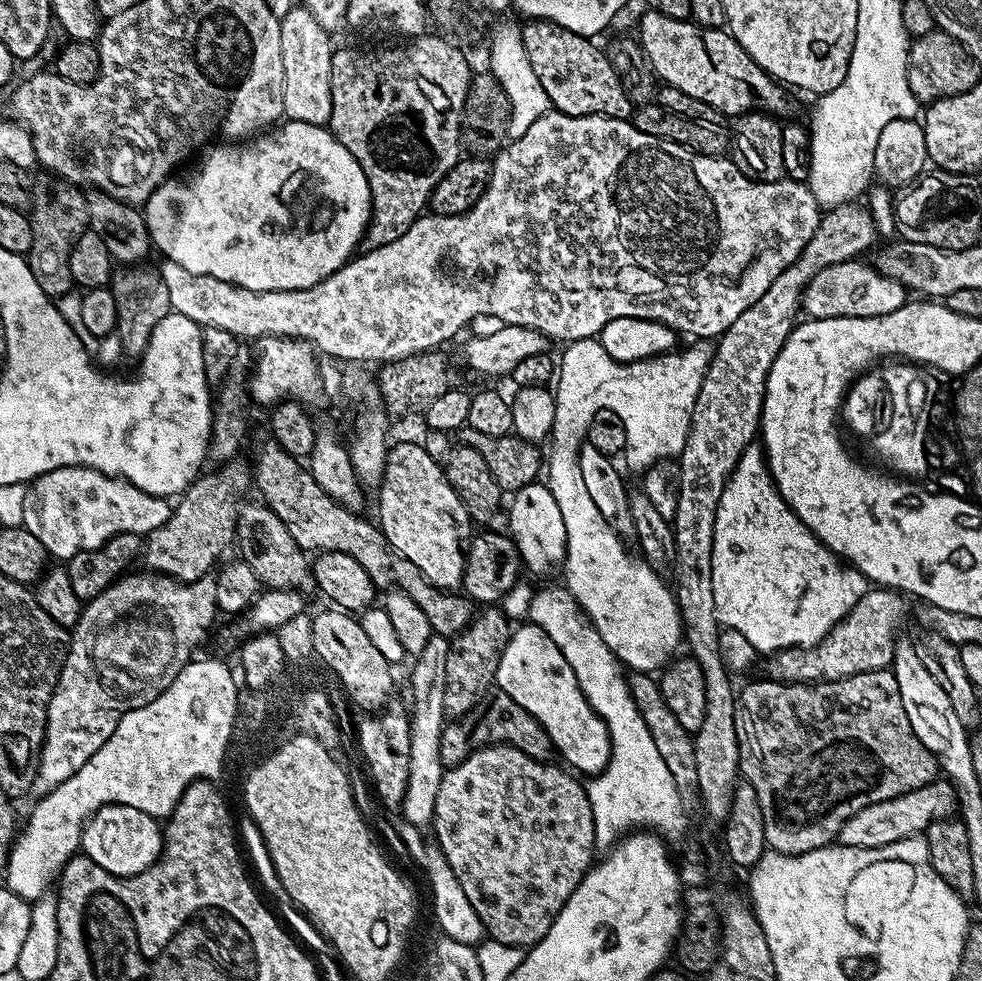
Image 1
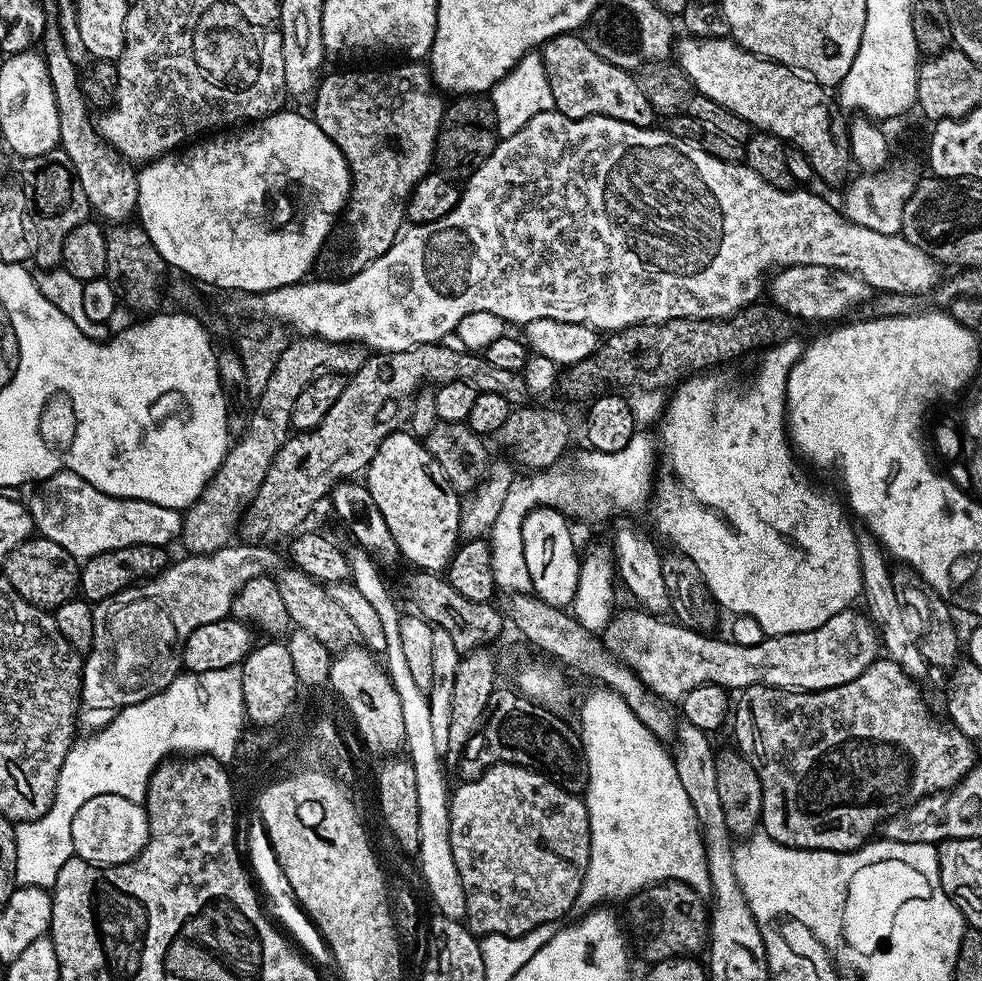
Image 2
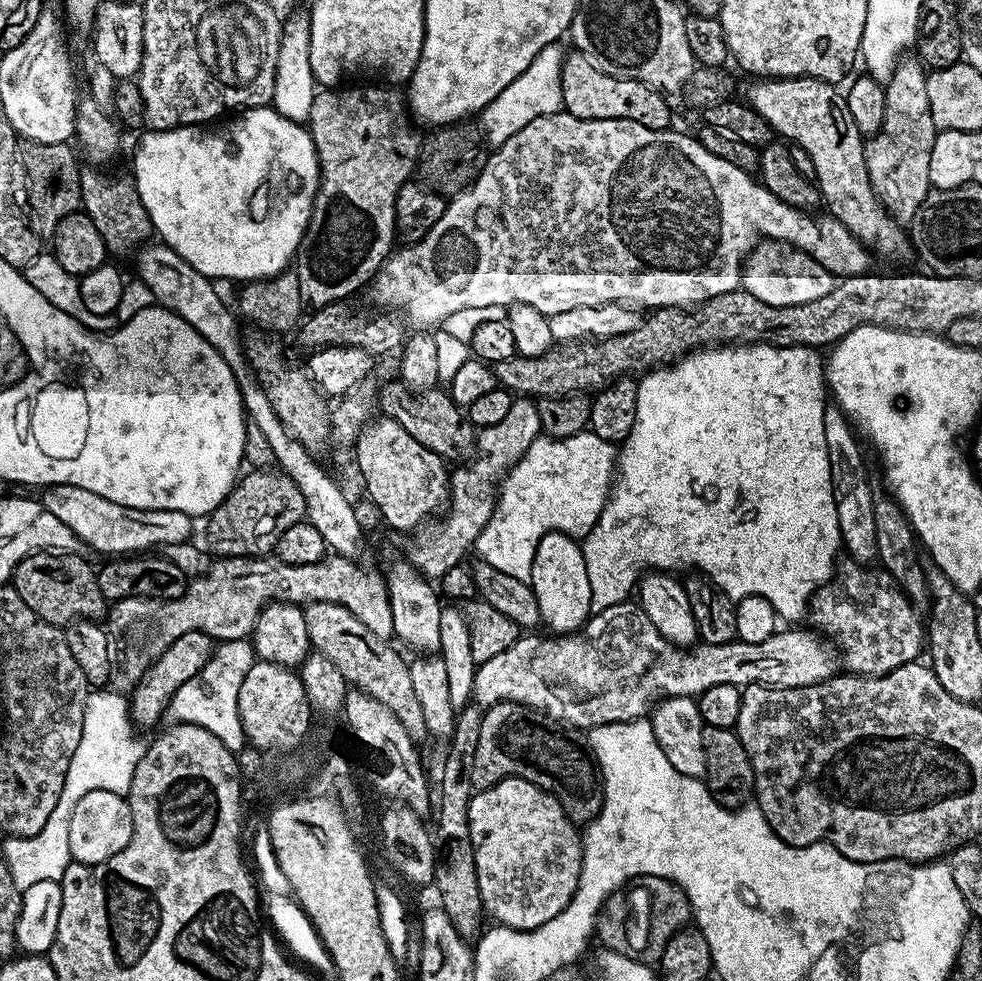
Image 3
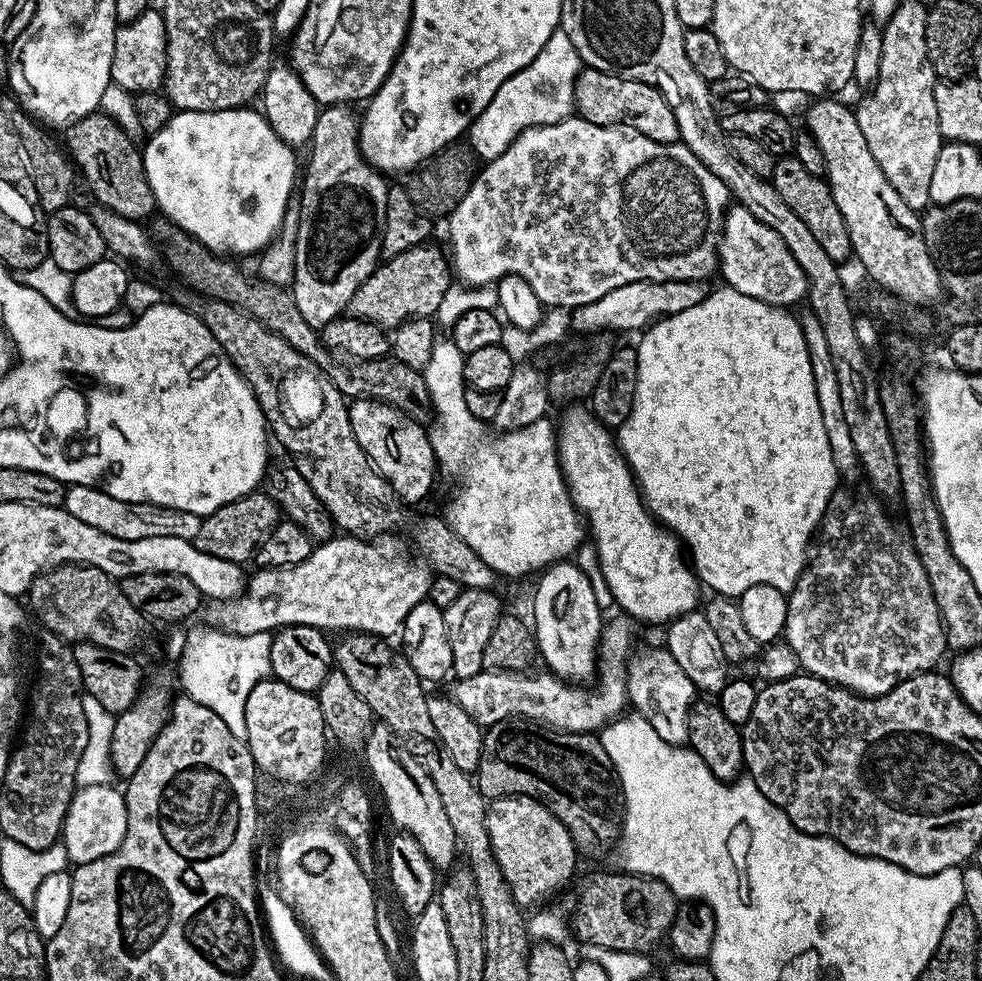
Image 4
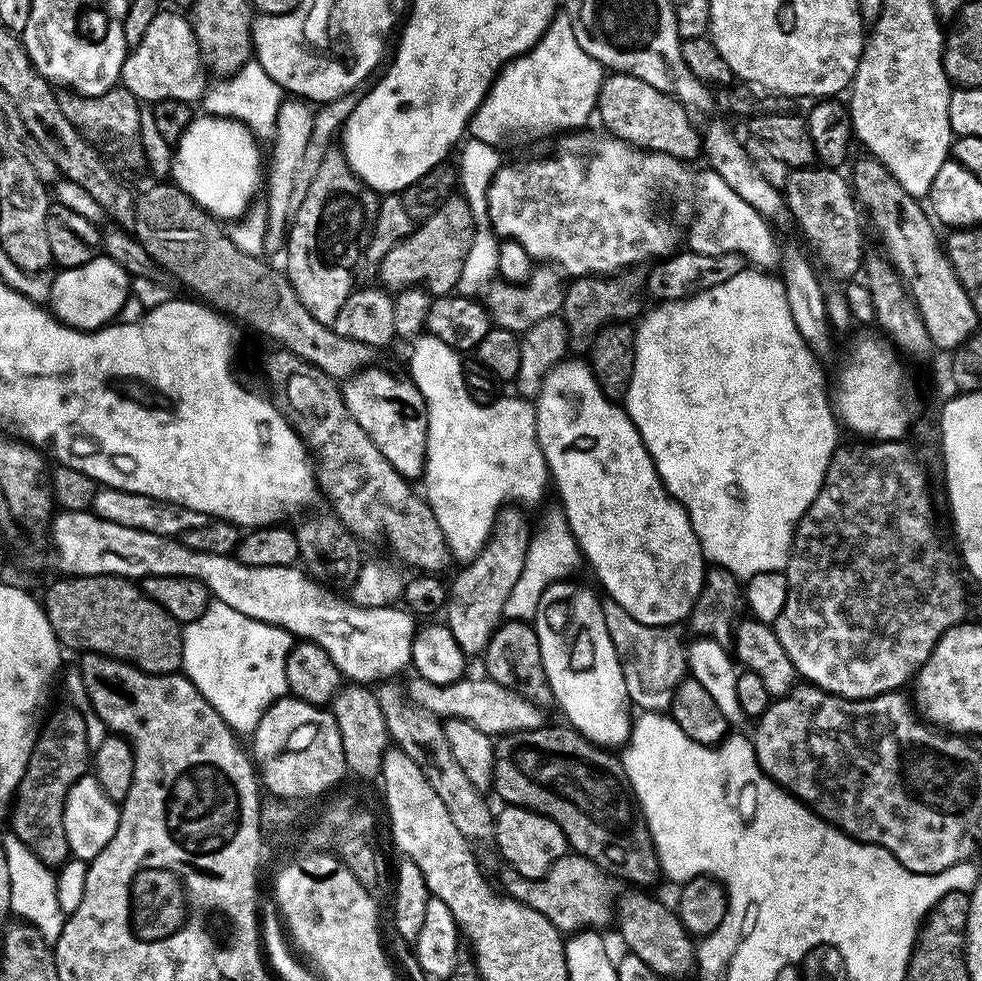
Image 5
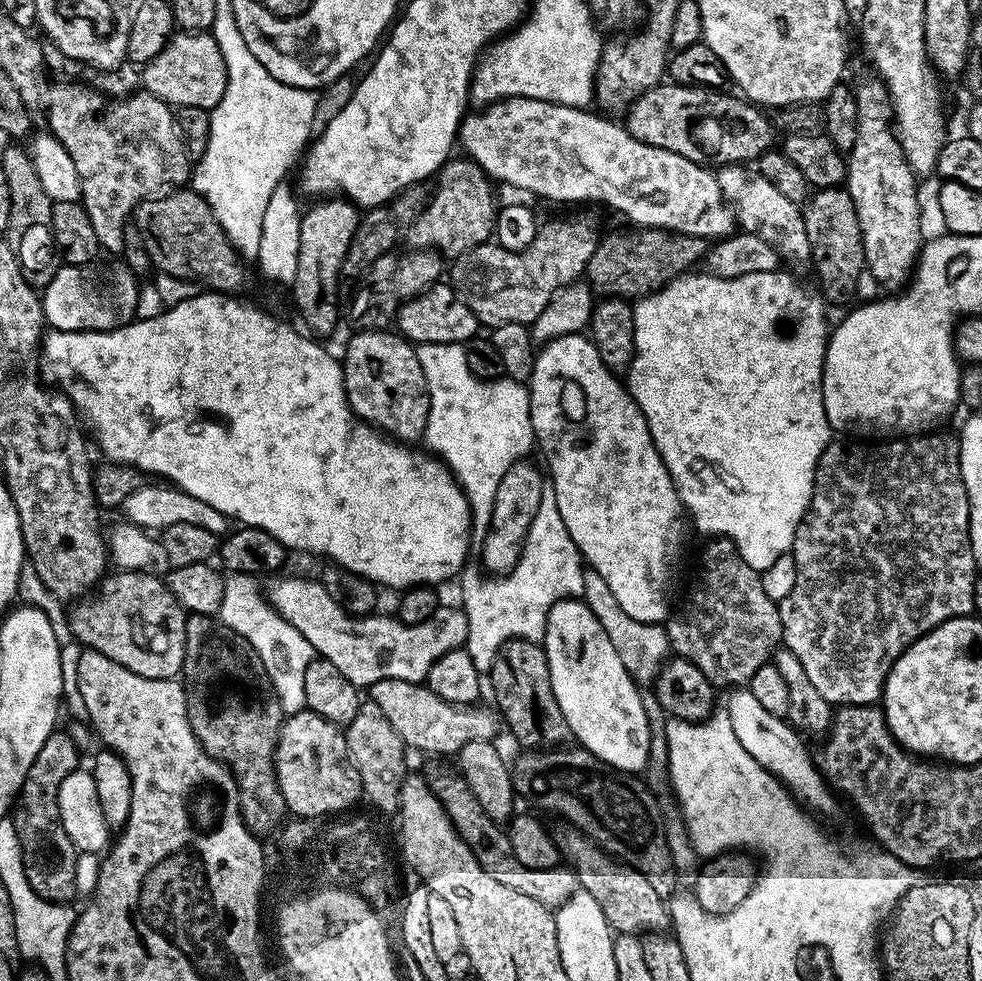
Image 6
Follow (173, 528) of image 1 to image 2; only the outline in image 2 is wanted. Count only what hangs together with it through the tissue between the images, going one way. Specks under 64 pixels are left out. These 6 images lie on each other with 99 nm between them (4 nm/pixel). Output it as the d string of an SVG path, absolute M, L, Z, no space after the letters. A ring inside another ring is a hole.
M300 336L286 345L265 390L251 405L248 428L229 447L222 466L218 466L199 498L183 513L178 540L184 543L185 553L205 556L207 552L228 547L237 535L248 505L266 478L266 470L270 470L278 450L282 450L288 441L298 394L302 394L304 387L319 376L351 376L365 364L369 355L369 349L359 344L335 344L317 336Z

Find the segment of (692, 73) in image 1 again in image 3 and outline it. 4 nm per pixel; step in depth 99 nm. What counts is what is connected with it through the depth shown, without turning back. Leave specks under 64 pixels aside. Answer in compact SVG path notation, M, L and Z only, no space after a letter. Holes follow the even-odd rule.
M785 76L783 78L760 78L748 88L746 102L772 127L777 137L783 138L789 145L806 150L810 154L810 162L814 162L816 179L814 181L820 190L820 199L827 215L834 217L846 230L854 234L864 243L865 248L880 256L889 256L892 260L904 260L913 255L914 249L910 236L904 232L899 223L888 214L887 208L876 196L874 186L870 186L870 174L866 170L864 157L865 137L860 135L858 126L854 126L854 118L850 118L848 102L843 91L840 92L835 83L826 80L816 80L813 76Z

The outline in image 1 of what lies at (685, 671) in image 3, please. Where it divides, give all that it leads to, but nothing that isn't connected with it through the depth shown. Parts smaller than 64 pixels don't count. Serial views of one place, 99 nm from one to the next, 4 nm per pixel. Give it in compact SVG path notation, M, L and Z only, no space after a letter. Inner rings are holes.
M879 586L869 587L866 594L853 606L848 613L832 627L830 634L822 638L812 648L783 648L781 652L769 655L767 675L774 680L783 680L789 684L811 684L821 680L841 680L850 678L854 674L866 674L888 668L894 658L894 650L898 643L896 635L908 616L908 604L901 593Z

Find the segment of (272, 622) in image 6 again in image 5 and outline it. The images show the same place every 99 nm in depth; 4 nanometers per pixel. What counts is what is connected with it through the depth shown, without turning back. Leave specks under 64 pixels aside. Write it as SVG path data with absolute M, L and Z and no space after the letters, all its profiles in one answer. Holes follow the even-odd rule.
M213 599L208 605L206 614L202 614L202 618L198 618L194 622L183 625L182 631L184 637L182 638L182 672L188 676L190 682L201 692L204 696L204 701L210 706L214 706L214 710L221 716L223 720L228 723L228 727L237 734L251 734L256 731L258 722L262 718L262 714L267 710L275 700L282 700L289 695L288 683L286 682L286 662L288 655L292 649L294 638L287 632L286 629L280 628L277 624L267 624L261 620L254 618L246 618L246 614L238 614L238 610L230 610L230 606L226 606L220 600Z

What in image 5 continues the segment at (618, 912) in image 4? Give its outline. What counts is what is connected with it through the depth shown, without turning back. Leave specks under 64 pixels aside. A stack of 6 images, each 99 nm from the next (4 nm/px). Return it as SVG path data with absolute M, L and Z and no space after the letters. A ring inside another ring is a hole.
M569 851L558 858L552 869L538 880L526 878L518 874L516 868L507 866L501 867L499 872L504 883L503 891L518 903L538 910L538 914L545 916L561 934L578 933L585 929L604 930L616 919L617 881L577 852Z

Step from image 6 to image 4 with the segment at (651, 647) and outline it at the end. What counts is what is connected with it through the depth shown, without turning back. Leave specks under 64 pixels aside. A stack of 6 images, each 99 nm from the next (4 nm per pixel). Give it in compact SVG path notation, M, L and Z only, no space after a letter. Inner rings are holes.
M660 646L653 652L644 652L631 661L628 669L628 704L633 708L635 715L646 718L654 730L658 730L658 738L677 746L688 744L688 715L693 704L698 699L698 690L682 666L670 654L667 647Z

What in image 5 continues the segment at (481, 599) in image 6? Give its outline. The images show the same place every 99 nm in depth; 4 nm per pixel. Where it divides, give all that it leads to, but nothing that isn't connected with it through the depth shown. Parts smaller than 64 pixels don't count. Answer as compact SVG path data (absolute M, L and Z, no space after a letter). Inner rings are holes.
M553 506L544 516L542 526L537 534L529 539L526 564L516 586L511 590L510 598L504 607L505 619L531 621L537 612L538 602L542 594L552 584L574 576L579 564L583 563L580 548L568 528L563 509Z

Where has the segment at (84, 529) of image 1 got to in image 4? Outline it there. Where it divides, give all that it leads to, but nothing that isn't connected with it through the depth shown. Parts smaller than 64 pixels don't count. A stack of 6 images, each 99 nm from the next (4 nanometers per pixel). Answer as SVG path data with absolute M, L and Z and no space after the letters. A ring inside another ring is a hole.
M73 484L65 487L64 509L74 518L86 522L86 526L94 526L94 530L102 530L102 534L114 534L114 538L186 538L192 541L198 534L201 517L190 514L186 510L163 508L153 504L131 504L118 502L118 498L110 498L98 486L91 484Z

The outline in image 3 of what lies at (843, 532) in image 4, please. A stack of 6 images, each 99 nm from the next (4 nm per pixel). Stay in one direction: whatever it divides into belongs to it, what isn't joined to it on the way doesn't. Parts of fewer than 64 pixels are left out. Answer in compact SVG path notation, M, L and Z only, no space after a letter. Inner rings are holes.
M855 562L841 563L828 583L816 589L810 601L811 627L834 642L849 673L858 676L884 676L898 670L898 666L921 659L926 648L926 624L920 621L917 605L913 604L895 584L891 576L871 572L871 567Z

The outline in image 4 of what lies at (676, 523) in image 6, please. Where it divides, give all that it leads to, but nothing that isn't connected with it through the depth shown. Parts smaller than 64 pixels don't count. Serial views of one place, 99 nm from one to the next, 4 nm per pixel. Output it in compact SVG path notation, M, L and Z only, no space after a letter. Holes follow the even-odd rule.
M580 406L569 407L572 409L565 414L562 424L558 426L557 456L564 480L568 484L568 493L572 496L572 503L586 521L591 543L595 547L596 557L600 559L600 569L606 578L615 607L638 622L645 620L648 624L661 626L683 616L685 612L697 611L701 603L702 585L693 565L682 551L681 541L676 533L664 527L649 512L644 504L644 497L640 495L640 489L636 487L632 468L620 451L613 433L593 416L587 407L576 407Z

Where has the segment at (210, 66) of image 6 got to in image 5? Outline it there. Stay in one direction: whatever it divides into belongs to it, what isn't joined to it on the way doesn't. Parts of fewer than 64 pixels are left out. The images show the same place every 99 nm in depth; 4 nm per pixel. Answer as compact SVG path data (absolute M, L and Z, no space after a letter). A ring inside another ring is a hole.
M162 10L150 22L142 42L138 42L124 57L120 71L120 84L141 102L157 102L166 99L196 102L204 96L206 65L200 54L200 44L187 15Z

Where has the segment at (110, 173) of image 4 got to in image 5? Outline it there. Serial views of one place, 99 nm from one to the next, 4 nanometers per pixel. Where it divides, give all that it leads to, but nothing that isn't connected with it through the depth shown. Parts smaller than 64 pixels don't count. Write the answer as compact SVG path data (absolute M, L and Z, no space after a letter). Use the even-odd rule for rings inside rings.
M121 84L98 96L79 96L71 90L64 90L57 95L57 100L63 117L82 136L91 139L102 137L120 142L122 148L118 160L122 167L132 172L140 169L143 171L147 167L147 158L139 140L142 104L130 90L126 90Z

